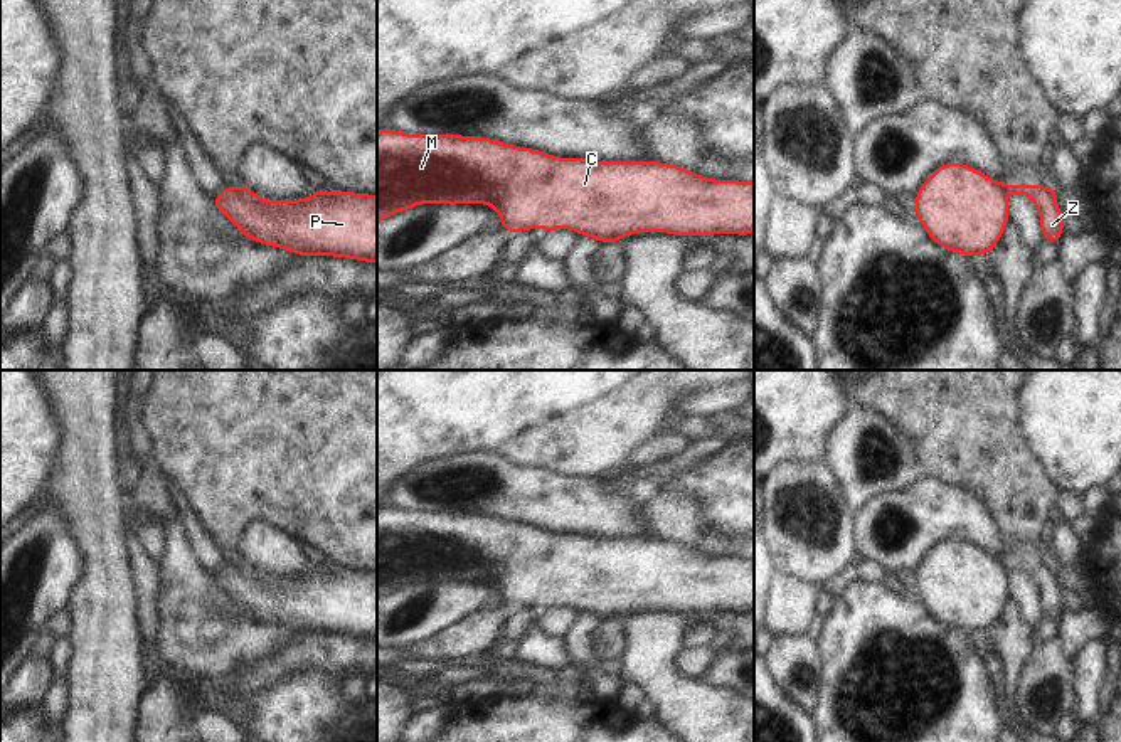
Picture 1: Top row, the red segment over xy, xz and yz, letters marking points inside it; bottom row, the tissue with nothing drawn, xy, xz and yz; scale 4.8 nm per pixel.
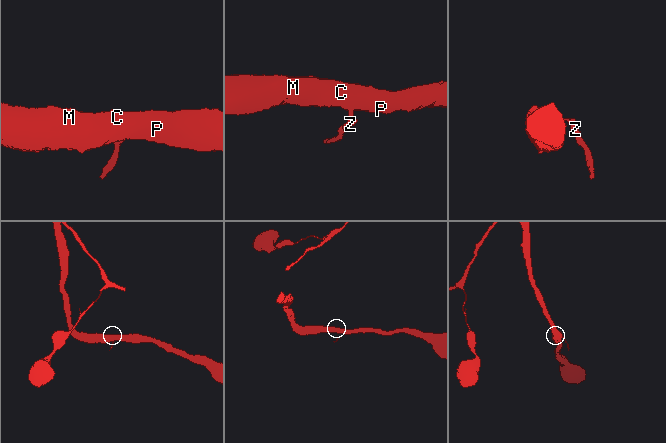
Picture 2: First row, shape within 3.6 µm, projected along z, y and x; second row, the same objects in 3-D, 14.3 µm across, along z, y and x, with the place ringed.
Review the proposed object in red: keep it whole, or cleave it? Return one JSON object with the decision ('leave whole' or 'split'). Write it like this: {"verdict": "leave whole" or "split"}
{"verdict": "split"}

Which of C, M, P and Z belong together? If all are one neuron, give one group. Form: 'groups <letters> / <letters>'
groups C M P / Z

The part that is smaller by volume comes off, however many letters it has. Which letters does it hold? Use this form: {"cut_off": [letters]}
{"cut_off": ["Z"]}

